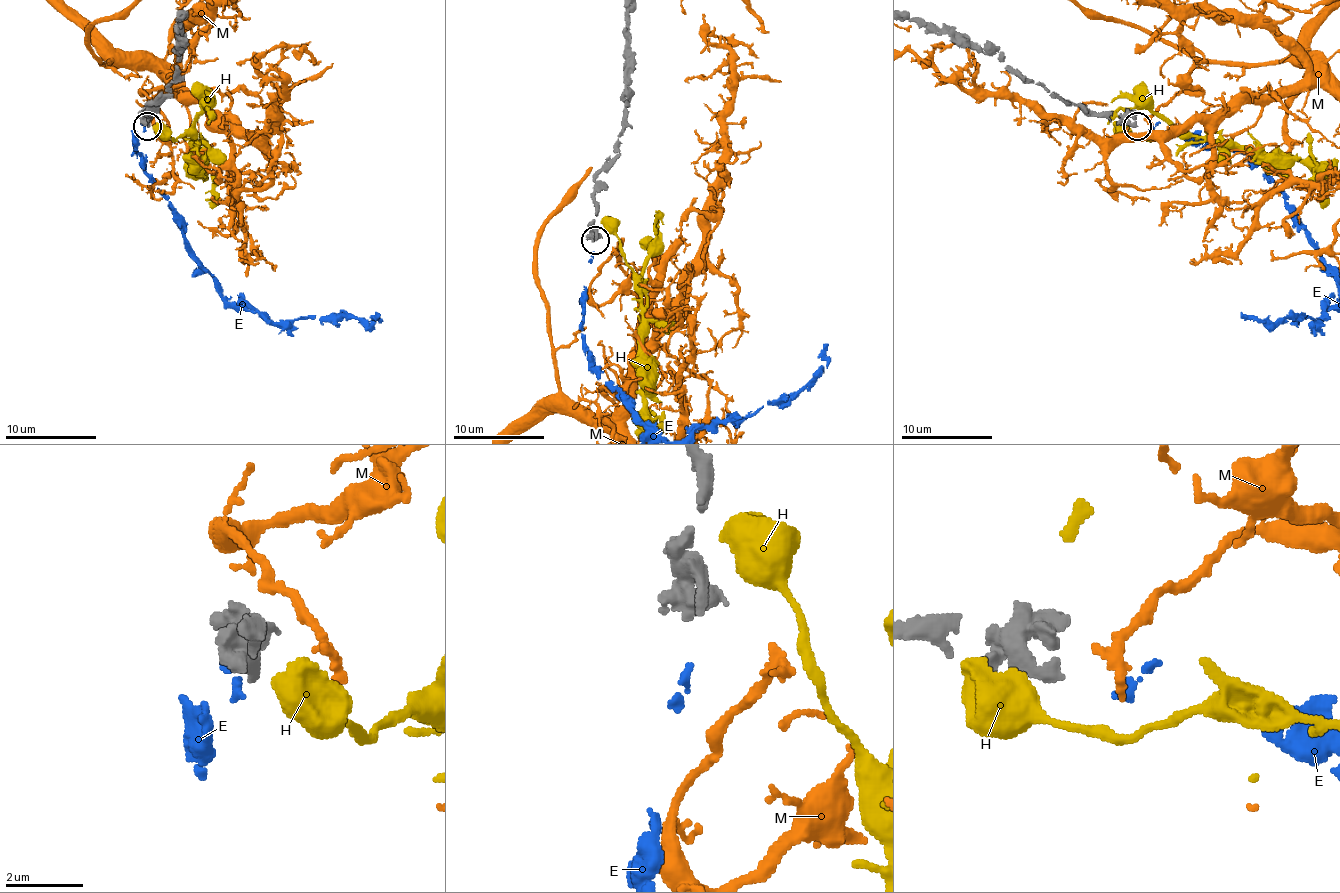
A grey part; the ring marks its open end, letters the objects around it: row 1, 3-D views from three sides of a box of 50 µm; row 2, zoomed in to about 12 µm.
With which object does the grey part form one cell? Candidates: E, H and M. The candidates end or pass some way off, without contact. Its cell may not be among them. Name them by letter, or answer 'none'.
E

